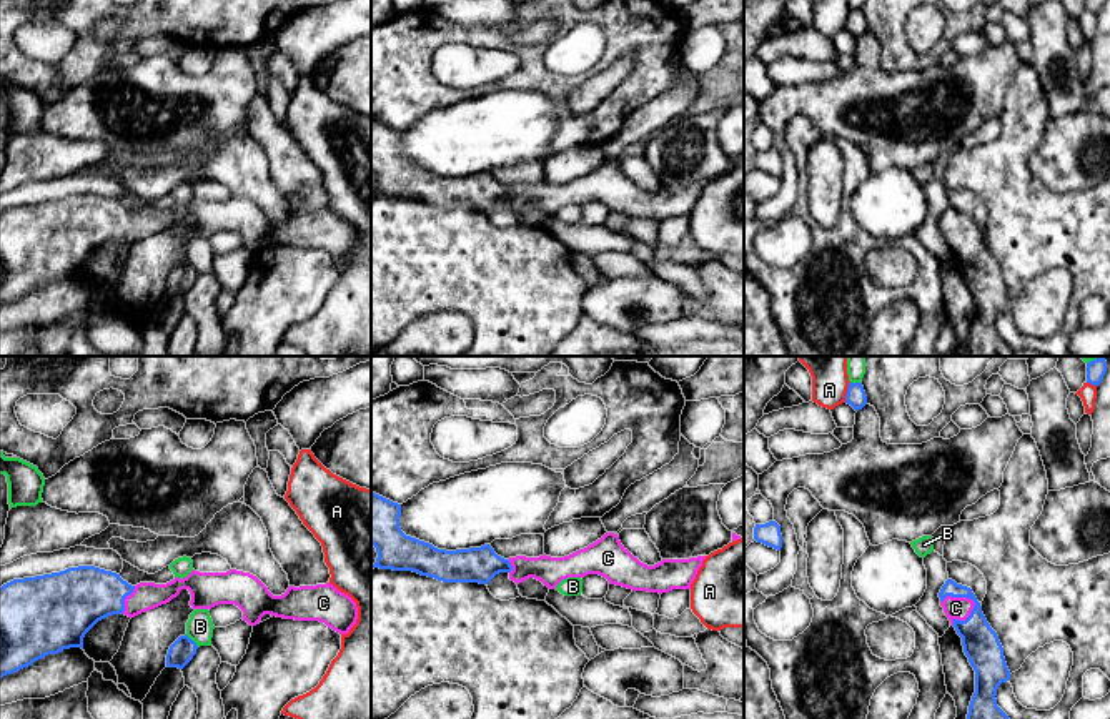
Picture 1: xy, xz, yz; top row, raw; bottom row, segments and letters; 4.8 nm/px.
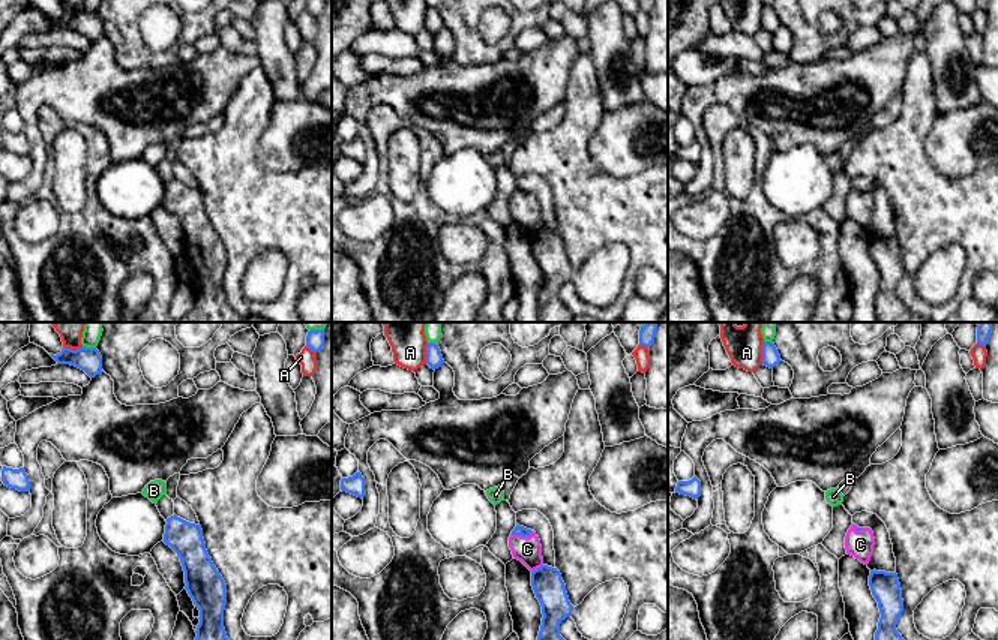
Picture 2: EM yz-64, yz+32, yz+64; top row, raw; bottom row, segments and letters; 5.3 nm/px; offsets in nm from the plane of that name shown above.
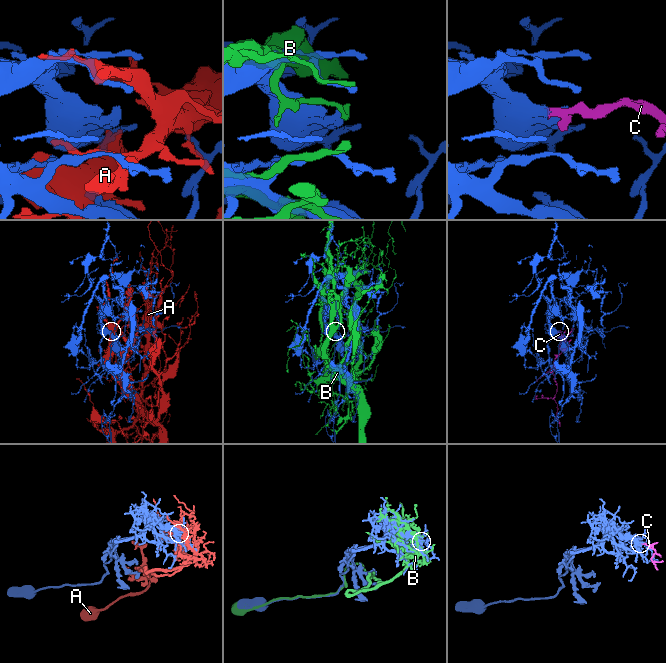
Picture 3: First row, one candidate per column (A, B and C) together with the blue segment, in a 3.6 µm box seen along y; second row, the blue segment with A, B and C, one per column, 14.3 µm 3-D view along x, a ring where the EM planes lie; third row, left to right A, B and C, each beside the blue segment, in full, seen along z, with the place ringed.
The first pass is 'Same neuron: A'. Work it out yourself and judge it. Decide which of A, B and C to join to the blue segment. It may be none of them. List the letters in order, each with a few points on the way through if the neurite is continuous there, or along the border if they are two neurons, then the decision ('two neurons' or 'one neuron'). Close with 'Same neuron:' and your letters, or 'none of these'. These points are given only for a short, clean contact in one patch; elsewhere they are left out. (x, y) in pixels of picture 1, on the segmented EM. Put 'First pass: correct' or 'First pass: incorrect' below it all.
A: two neurons
B: two neurons
C: one neuron
Same neuron: C
First pass: incorrect

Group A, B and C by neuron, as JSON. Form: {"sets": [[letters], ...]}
{"sets": [["A"], ["B"], ["C"]]}

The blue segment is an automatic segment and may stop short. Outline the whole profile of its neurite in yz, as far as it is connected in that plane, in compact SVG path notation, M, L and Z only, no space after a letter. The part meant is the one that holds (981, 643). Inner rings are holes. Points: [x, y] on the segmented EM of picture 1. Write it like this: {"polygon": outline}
{"polygon": "M947 579L940 593L940 606L957 634L964 652L975 671L975 692L967 719L1008 719L997 706L997 689L1010 679L1003 647L987 622L982 606L970 588Z"}

